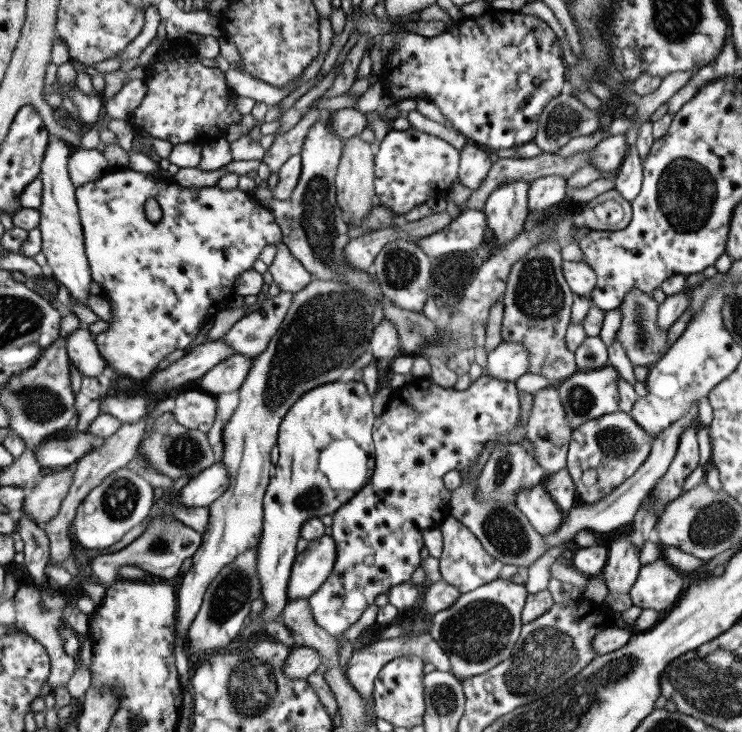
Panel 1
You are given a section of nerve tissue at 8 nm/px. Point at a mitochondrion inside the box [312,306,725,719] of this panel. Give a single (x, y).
(548, 654)

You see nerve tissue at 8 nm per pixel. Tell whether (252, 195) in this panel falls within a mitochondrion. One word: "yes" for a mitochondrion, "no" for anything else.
no

